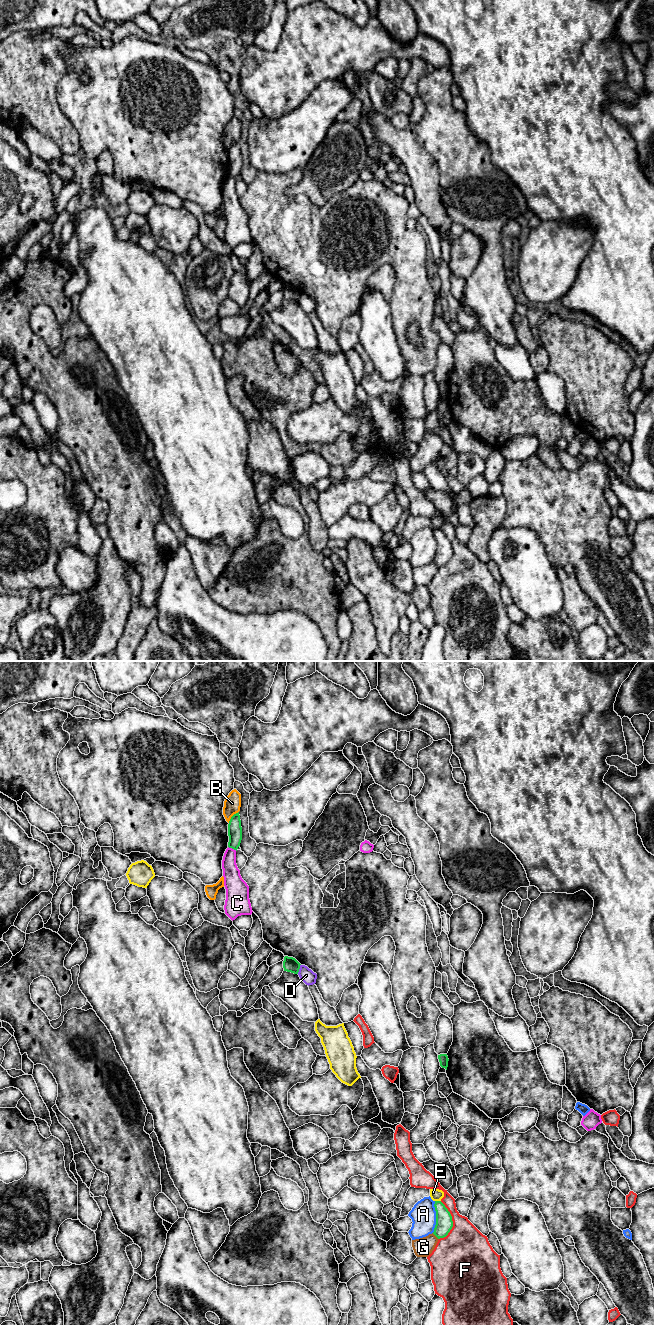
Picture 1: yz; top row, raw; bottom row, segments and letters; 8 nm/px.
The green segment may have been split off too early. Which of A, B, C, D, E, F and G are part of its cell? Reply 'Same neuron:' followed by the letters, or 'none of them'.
Same neuron: none of them

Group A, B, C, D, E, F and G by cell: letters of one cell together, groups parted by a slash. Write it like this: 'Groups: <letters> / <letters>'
Groups: A / B / C / D / E / F / G

